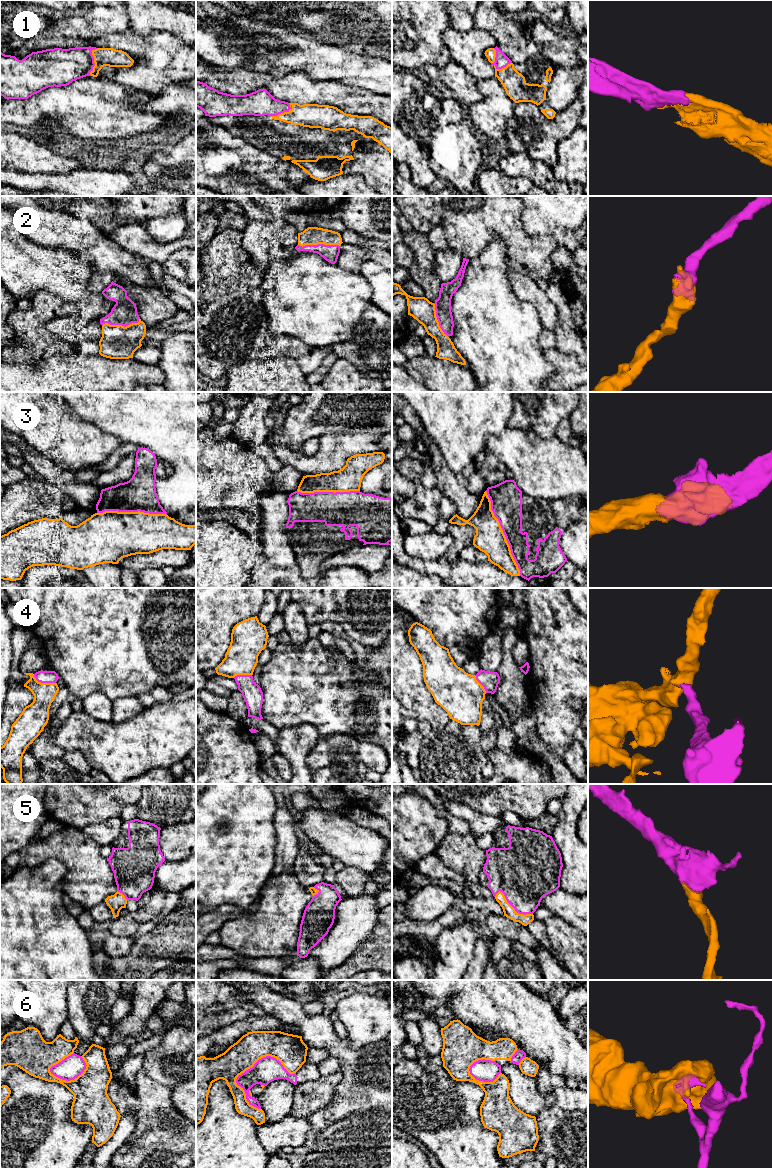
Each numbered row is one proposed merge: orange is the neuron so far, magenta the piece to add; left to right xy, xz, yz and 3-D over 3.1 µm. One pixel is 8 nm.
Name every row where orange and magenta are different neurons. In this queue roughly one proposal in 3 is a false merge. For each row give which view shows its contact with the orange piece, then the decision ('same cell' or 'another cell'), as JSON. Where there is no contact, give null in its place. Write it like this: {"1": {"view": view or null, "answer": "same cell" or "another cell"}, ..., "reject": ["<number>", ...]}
{"1": {"view": "yz", "answer": "same cell"}, "2": {"view": "xz", "answer": "same cell"}, "3": {"view": "yz", "answer": "same cell"}, "4": {"view": "xy", "answer": "same cell"}, "5": {"view": "yz", "answer": "same cell"}, "6": {"view": "xz", "answer": "another cell"}, "reject": ["6"]}

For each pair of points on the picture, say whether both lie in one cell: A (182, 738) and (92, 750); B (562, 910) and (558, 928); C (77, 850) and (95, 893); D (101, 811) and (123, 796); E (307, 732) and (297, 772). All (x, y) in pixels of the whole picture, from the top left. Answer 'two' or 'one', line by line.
A: one
B: two
C: one
D: one
E: one

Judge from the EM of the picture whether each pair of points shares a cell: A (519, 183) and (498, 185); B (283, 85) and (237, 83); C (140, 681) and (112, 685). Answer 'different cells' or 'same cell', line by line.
A: same cell
B: same cell
C: same cell

